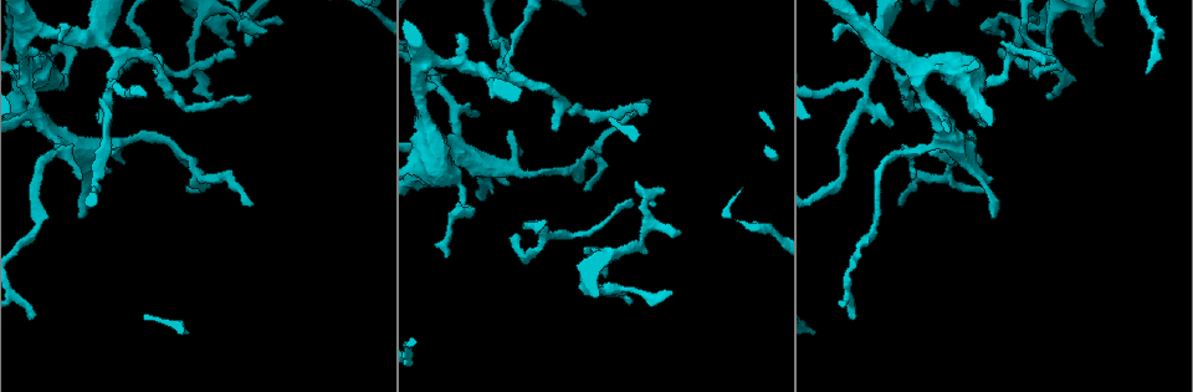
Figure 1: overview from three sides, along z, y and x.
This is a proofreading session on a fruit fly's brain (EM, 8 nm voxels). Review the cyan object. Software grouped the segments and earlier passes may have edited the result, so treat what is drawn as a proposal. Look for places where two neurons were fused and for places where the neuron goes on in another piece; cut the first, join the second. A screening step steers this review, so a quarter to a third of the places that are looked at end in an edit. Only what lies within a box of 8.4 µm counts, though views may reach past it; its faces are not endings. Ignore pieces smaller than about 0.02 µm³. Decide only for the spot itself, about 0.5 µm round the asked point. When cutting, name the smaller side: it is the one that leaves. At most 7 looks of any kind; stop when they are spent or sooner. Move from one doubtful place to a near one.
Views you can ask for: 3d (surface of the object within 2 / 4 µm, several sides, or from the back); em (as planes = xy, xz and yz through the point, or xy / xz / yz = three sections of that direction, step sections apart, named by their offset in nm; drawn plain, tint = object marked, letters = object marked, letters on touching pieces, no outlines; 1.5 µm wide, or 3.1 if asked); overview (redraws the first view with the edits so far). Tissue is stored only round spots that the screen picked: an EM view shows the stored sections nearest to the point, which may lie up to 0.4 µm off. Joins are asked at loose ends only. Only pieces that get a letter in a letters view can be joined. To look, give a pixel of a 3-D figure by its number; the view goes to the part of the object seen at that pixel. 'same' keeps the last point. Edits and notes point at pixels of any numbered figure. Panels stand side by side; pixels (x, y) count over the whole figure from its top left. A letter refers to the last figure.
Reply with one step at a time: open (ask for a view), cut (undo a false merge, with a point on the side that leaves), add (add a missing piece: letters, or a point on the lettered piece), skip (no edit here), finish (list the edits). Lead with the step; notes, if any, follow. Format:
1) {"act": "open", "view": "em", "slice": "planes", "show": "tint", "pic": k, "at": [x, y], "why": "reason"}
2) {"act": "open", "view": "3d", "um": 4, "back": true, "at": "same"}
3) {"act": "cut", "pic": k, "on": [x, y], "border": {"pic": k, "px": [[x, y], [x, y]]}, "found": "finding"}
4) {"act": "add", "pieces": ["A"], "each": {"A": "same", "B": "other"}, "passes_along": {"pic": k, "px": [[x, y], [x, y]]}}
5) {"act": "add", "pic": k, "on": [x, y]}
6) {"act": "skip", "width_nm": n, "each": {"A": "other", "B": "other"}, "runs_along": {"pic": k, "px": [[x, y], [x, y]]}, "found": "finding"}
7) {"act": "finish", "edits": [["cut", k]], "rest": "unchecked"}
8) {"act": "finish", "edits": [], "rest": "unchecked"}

{"act": "open", "view": "3d", "um": 4, "back": true, "pic": 1, "at": [988, 29], "why": "branch stops here"}

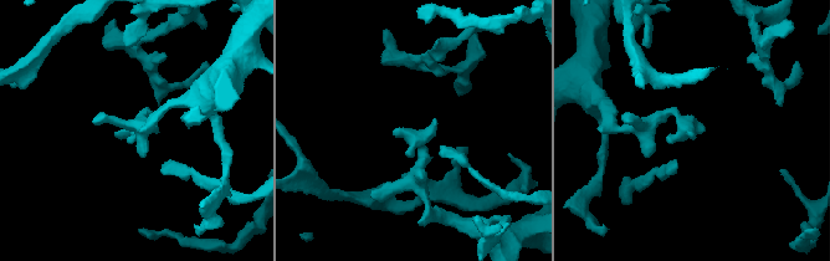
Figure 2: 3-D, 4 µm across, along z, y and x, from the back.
{"act": "open", "view": "em", "slice": "planes", "show": "letters", "pic": 2, "at": [115, 134], "why": "need the tissue"}

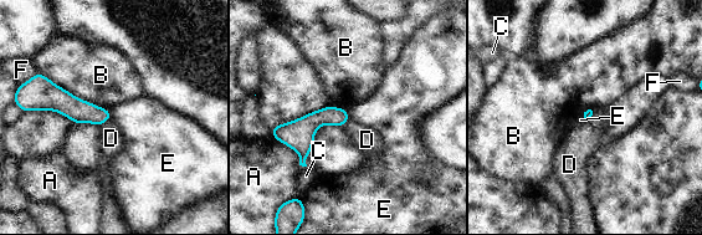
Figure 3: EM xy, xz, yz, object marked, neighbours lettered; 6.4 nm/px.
{"act": "skip", "longest_contact_nm": ["B", 550], "each": {"A": "other", "B": "other", "C": "other", "D": "other", "E": "other", "F": "other"}, "runs_along": {"pic": 3, "px": [[36, 102], [65, 102], [107, 117]]}, "found": "no lettered piece goes on from it"}

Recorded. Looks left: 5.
{"act": "open", "view": "3d", "um": 2, "pic": 1, "at": [210, 94], "why": "thin end"}

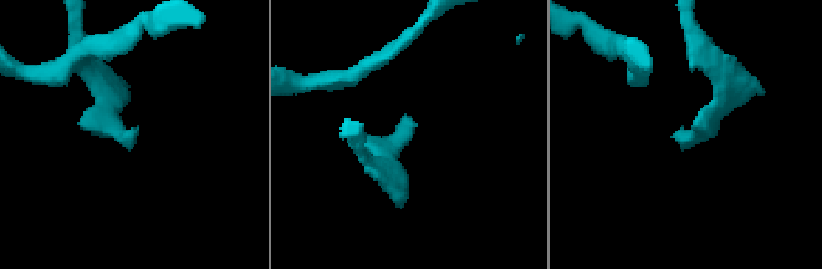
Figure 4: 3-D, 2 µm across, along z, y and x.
{"act": "open", "view": "em", "slice": "planes", "show": "tint", "pic": 4, "at": [134, 137]}

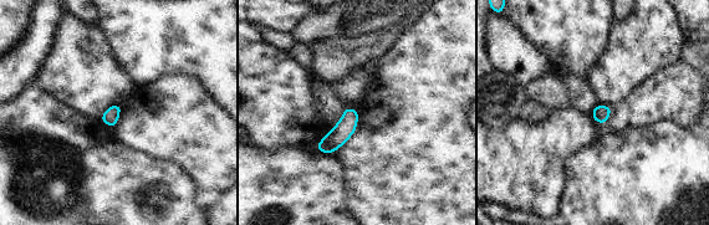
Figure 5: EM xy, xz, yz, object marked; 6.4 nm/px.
{"act": "open", "view": "em", "slice": "planes", "show": "letters", "at": "same", "why": "see the neighbours"}

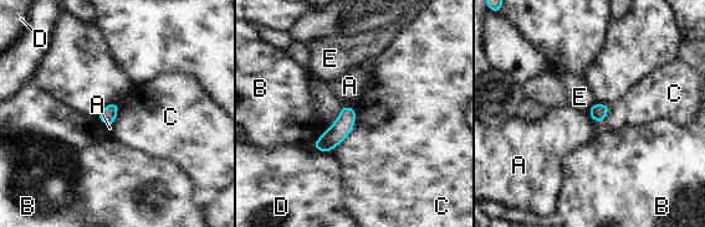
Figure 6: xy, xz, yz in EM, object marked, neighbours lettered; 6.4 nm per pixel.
{"act": "skip", "each": {"A": "other", "B": "other", "C": "other", "D": "other", "E": "other"}, "border": {"pic": 6, "px": [[354, 108], [353, 129], [333, 148]]}, "found": "no lettered piece goes on from it"}

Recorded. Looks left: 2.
{"act": "finish", "edits": [], "rest": "unchecked"}

